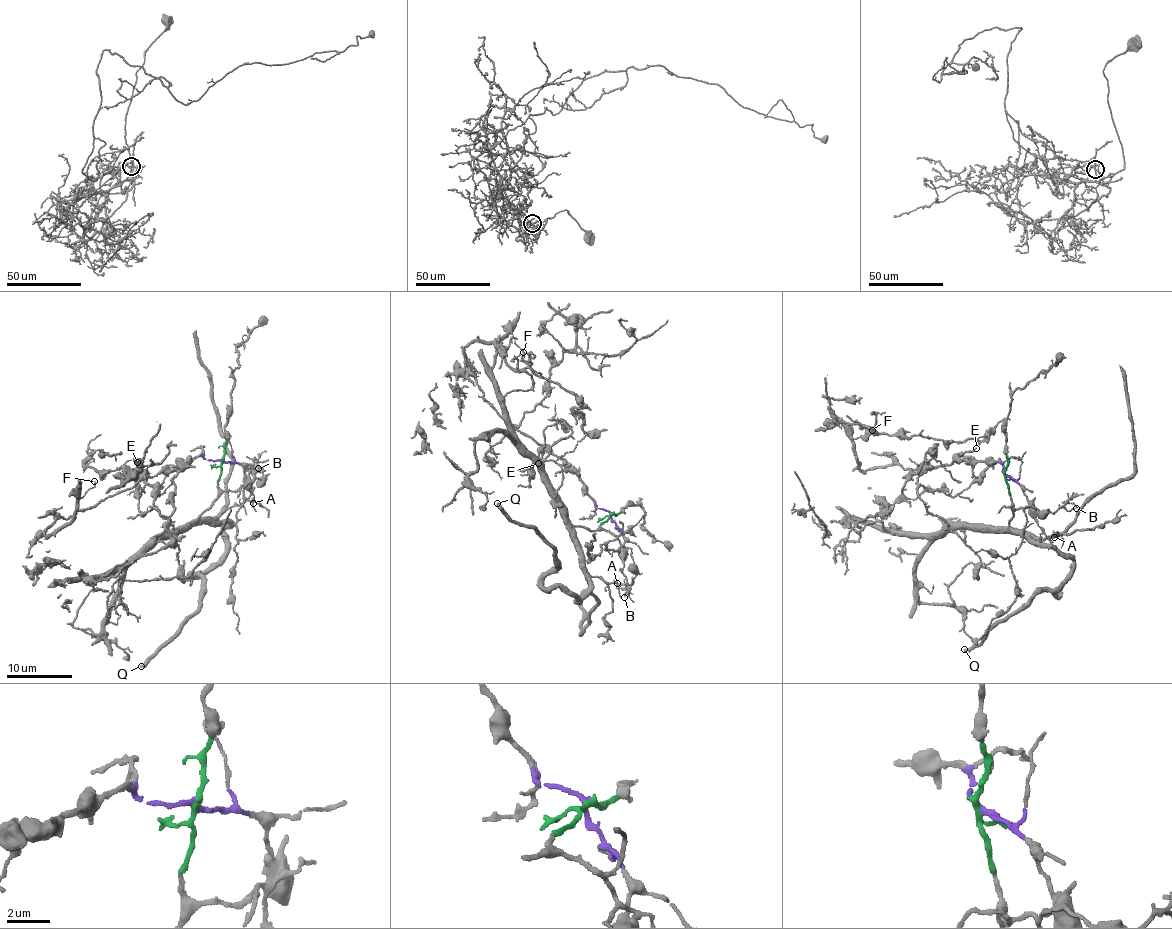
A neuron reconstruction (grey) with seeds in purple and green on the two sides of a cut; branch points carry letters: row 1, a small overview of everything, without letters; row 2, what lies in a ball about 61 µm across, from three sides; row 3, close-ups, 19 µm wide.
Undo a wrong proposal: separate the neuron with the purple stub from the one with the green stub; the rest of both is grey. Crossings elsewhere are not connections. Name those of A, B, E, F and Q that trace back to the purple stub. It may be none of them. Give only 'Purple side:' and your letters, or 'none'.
Purple side: E, F

